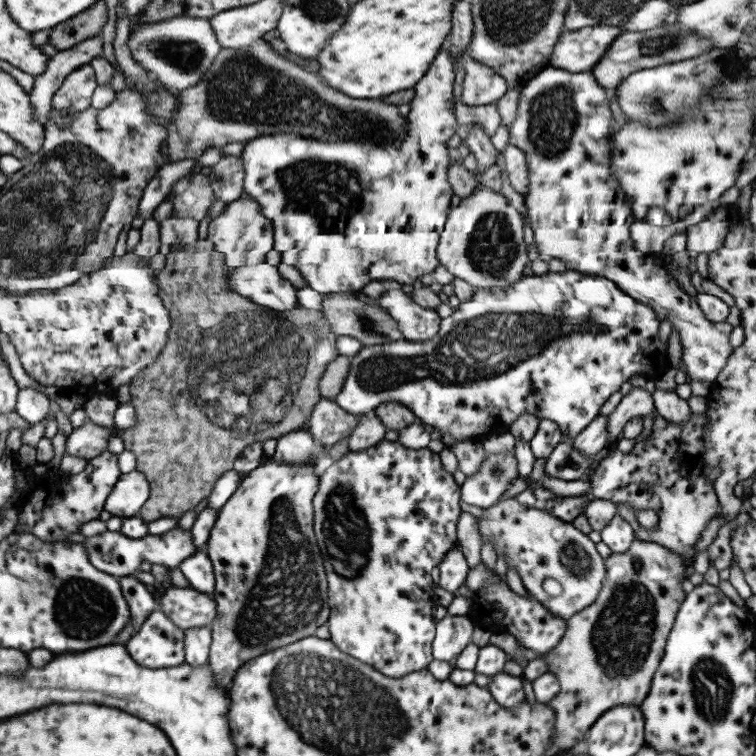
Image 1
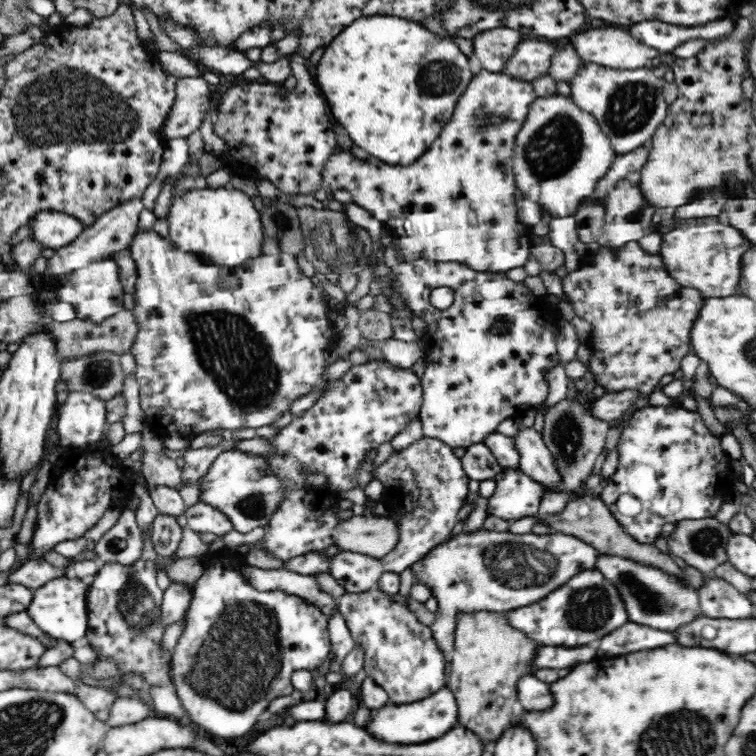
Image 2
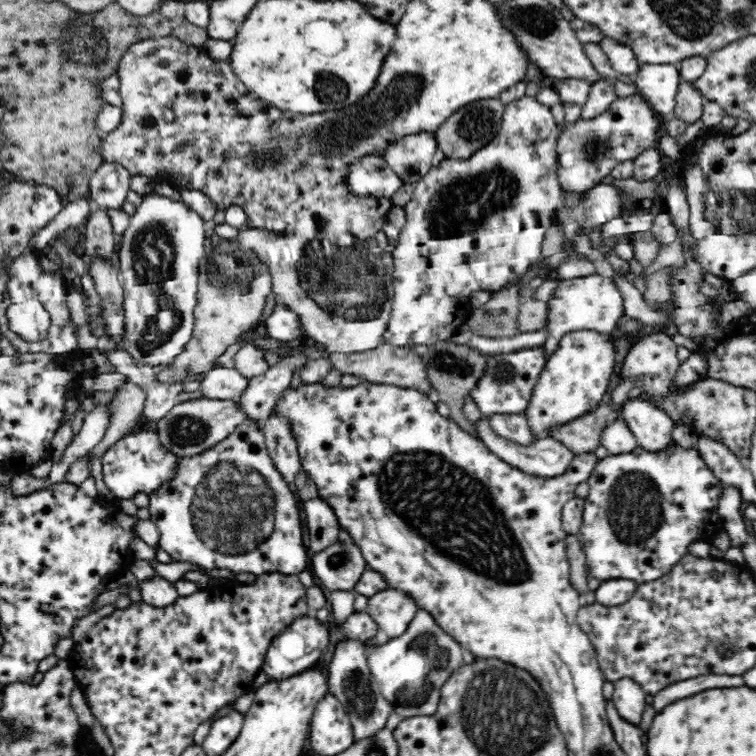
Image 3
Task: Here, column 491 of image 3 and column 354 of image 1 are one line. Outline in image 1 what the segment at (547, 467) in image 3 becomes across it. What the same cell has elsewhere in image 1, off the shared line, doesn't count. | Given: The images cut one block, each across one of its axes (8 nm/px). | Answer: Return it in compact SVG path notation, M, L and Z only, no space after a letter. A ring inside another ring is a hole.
M360 414L357 416L357 423L351 429L351 434L346 438L349 451L361 451L369 445L375 445L383 439L386 428L375 414Z

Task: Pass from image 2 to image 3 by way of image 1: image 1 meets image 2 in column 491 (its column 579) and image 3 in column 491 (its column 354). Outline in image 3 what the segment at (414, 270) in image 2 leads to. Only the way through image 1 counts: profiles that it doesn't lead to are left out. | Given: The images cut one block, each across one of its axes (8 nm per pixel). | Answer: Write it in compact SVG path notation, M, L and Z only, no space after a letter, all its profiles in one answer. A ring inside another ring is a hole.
M544 348L512 350L506 354L488 355L484 374L470 390L471 396L485 416L524 413L528 408L535 384L546 364Z

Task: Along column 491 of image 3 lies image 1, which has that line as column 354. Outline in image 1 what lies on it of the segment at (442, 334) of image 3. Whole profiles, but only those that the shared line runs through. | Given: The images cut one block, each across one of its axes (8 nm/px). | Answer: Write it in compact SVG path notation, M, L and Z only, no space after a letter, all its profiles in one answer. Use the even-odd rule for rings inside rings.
M449 38L443 41L425 75L415 84L415 95L407 104L410 110L405 115L408 132L401 143L375 145L349 140L325 143L294 133L274 133L242 144L242 192L258 205L261 216L270 220L273 250L279 253L280 262L298 270L305 284L321 296L351 294L373 280L411 284L422 274L431 274L437 266L435 250L453 196L447 182L450 161L446 143L457 125L452 102L454 64L447 46Z

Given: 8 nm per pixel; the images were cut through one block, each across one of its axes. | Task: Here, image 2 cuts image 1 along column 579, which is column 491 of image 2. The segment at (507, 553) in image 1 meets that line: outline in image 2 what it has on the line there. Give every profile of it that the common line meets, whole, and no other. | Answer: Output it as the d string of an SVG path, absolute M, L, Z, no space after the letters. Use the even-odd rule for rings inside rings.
M478 530L478 532L462 532L449 542L436 546L422 561L414 564L415 581L428 585L434 598L440 604L437 618L431 624L431 631L435 643L444 657L453 651L456 614L458 612L510 612L535 604L548 593L568 584L578 574L597 569L599 551L592 545L579 540L579 537L564 533L550 532L548 535L512 534L496 531Z

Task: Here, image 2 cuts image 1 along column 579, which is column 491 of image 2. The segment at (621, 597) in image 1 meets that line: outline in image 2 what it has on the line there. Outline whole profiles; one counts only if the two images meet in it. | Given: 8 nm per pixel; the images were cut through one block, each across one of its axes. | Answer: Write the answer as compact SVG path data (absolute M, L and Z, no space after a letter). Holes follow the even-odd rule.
M508 611L458 612L454 638L446 688L454 693L458 721L480 735L484 744L498 740L510 725L518 682L525 675L535 675L534 658L540 646L524 631L512 627Z

